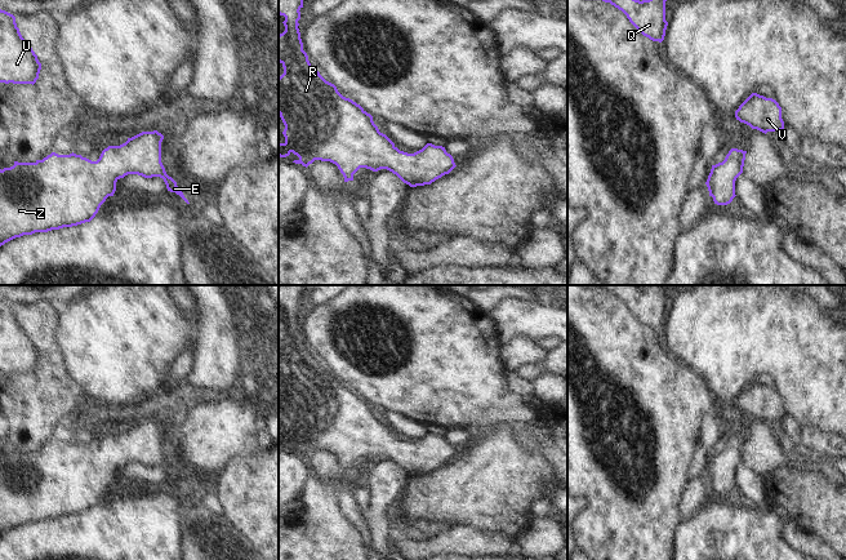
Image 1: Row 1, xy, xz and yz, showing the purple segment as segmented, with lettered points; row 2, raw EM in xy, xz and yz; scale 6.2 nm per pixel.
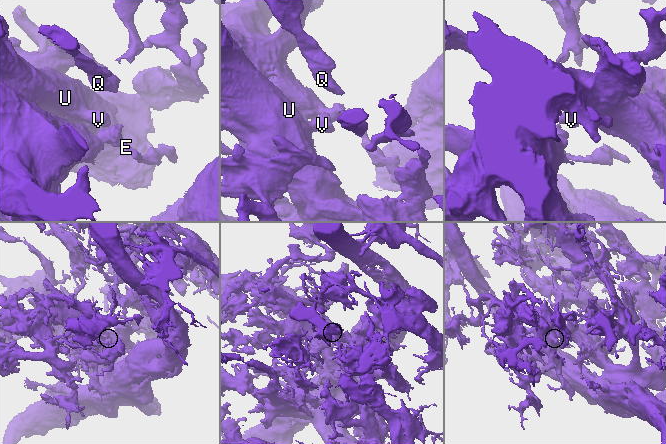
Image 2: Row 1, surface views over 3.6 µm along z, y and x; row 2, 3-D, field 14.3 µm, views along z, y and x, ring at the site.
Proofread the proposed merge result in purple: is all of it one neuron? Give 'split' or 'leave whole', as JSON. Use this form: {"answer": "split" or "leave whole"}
{"answer": "leave whole"}

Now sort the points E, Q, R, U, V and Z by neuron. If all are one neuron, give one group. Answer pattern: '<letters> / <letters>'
E Q R U V Z

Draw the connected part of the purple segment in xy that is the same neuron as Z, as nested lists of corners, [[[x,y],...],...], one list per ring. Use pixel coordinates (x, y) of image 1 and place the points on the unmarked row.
[[[157,419],[142,421],[120,435],[108,435],[97,450],[74,441],[70,444],[52,441],[35,452],[14,450],[13,455],[0,458],[0,535],[23,524],[90,511],[106,488],[113,485],[116,471],[128,463],[160,466],[168,480],[175,481],[190,493],[161,452],[162,428],[164,425]]]

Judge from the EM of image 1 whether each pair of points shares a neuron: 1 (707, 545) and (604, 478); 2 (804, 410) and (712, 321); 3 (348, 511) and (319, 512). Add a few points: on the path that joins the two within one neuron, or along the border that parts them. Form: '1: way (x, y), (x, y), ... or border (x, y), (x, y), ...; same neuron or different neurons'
1: border (684, 520), (676, 529), (673, 546); different neurons
2: way (792, 383), (739, 330); same neuron
3: border (334, 488), (338, 509), (361, 534); different neurons

